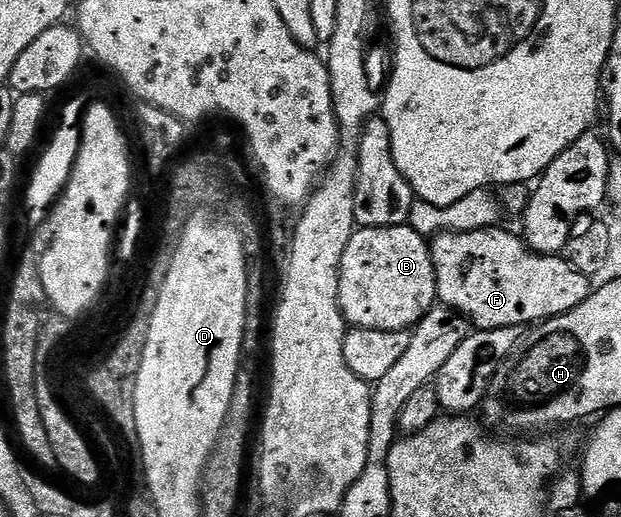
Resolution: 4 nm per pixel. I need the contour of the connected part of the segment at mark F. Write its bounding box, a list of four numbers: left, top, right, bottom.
[430,226,593,329]

